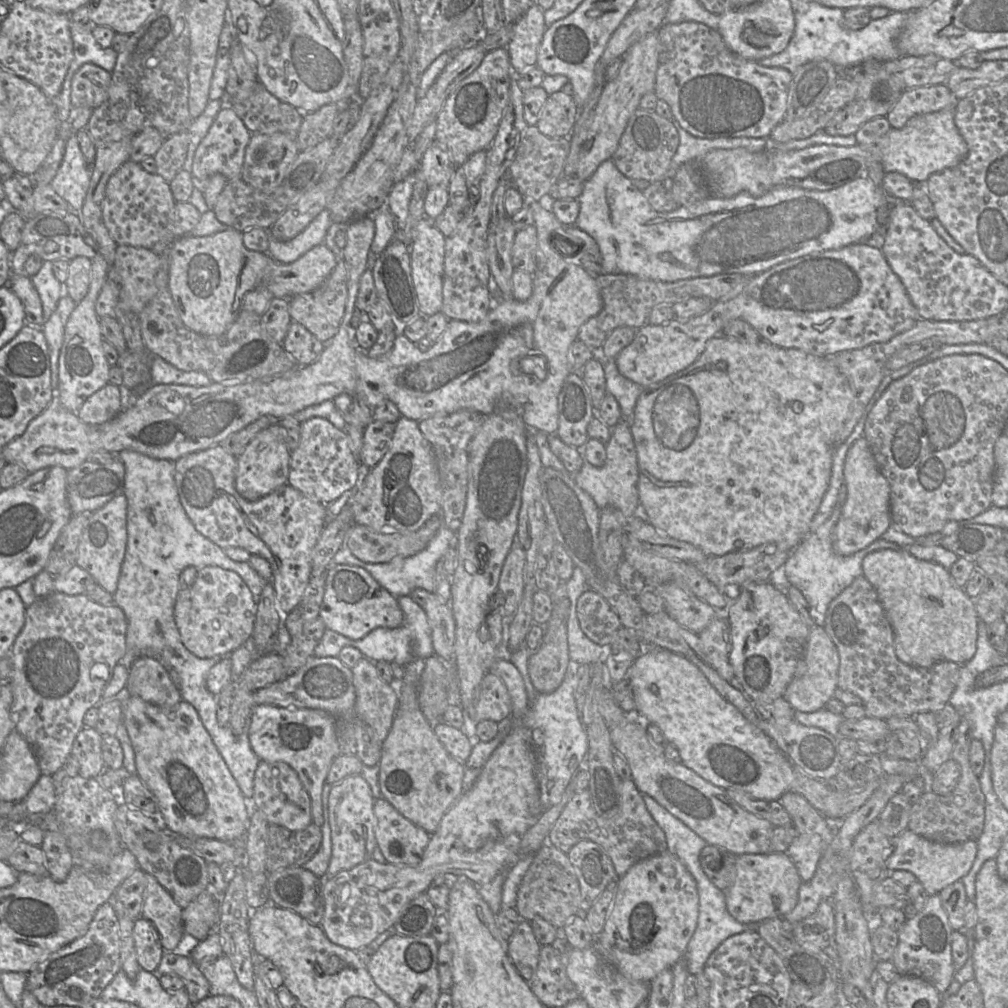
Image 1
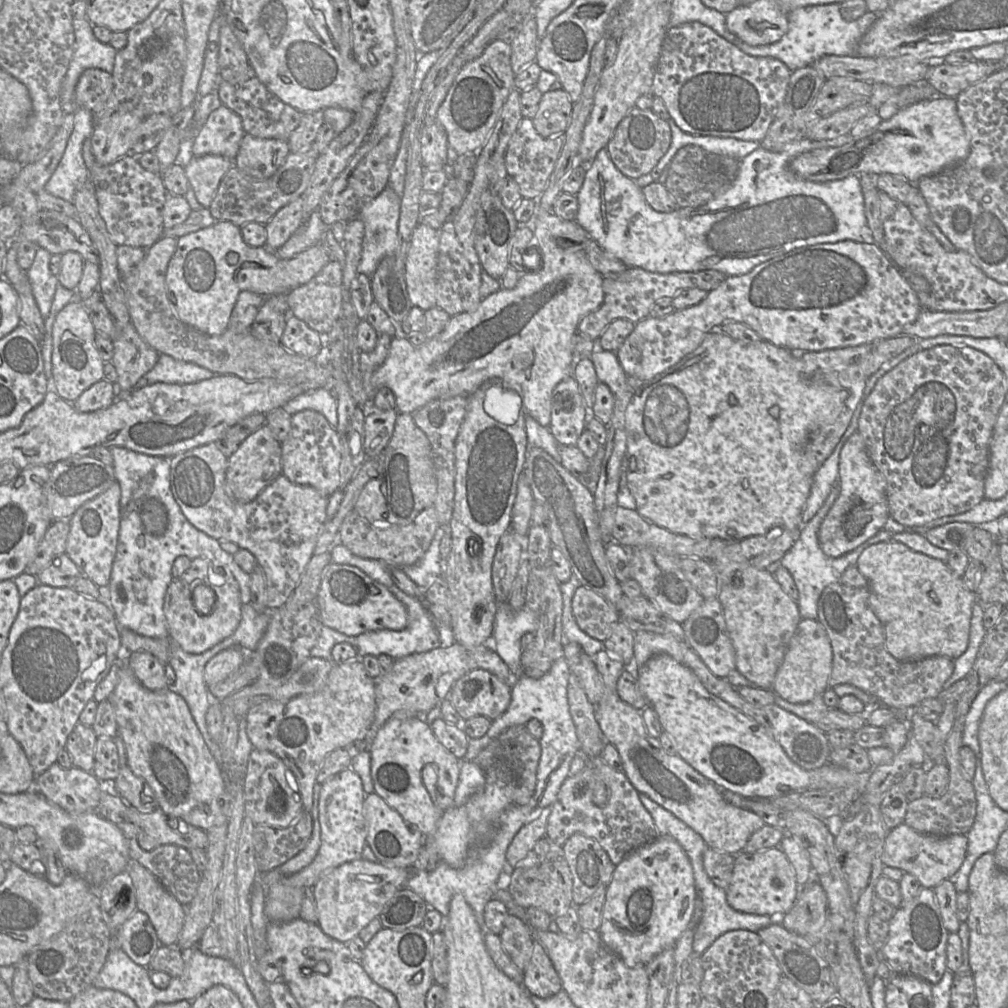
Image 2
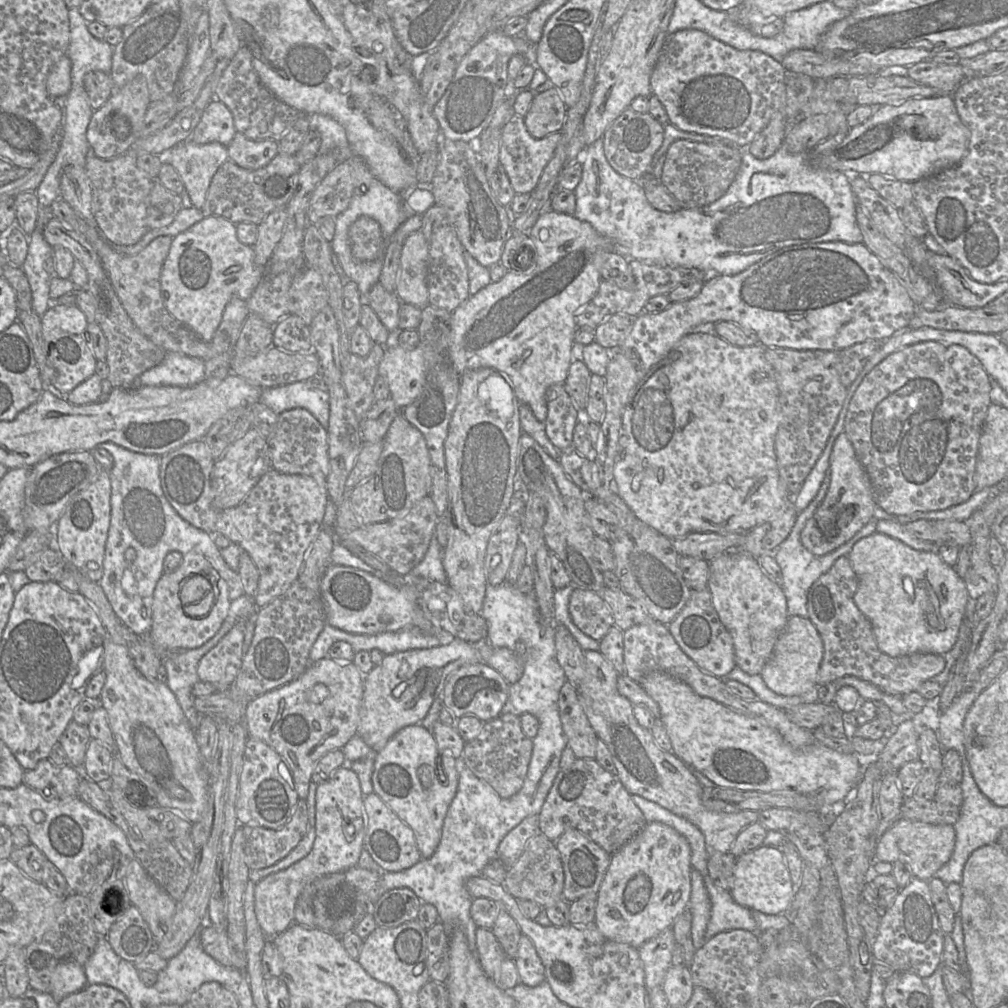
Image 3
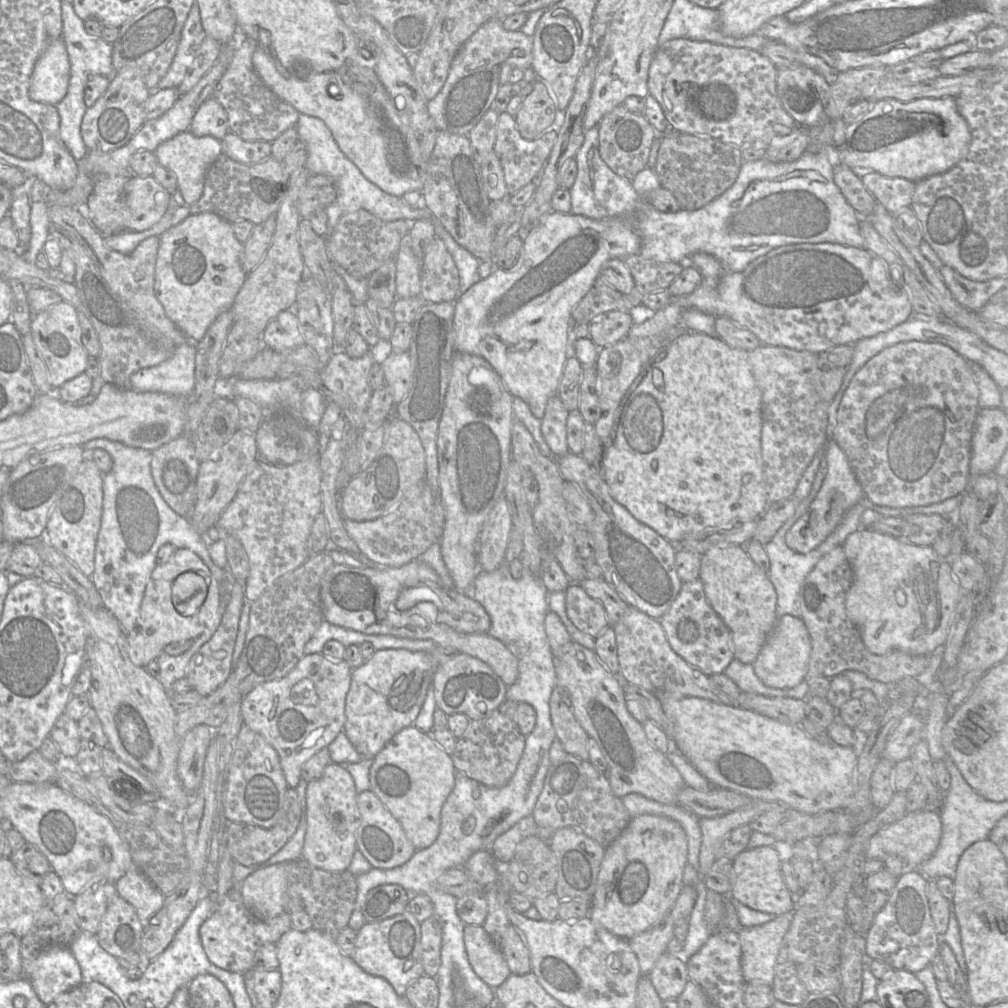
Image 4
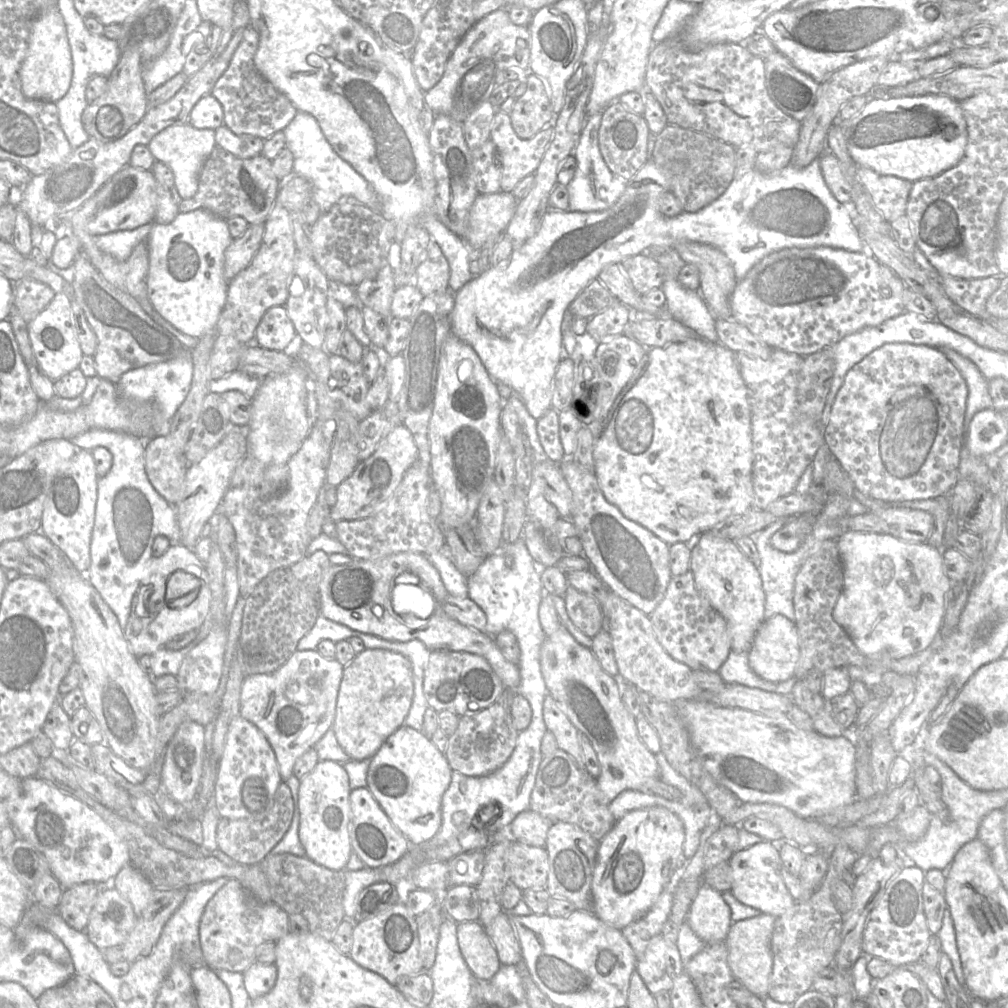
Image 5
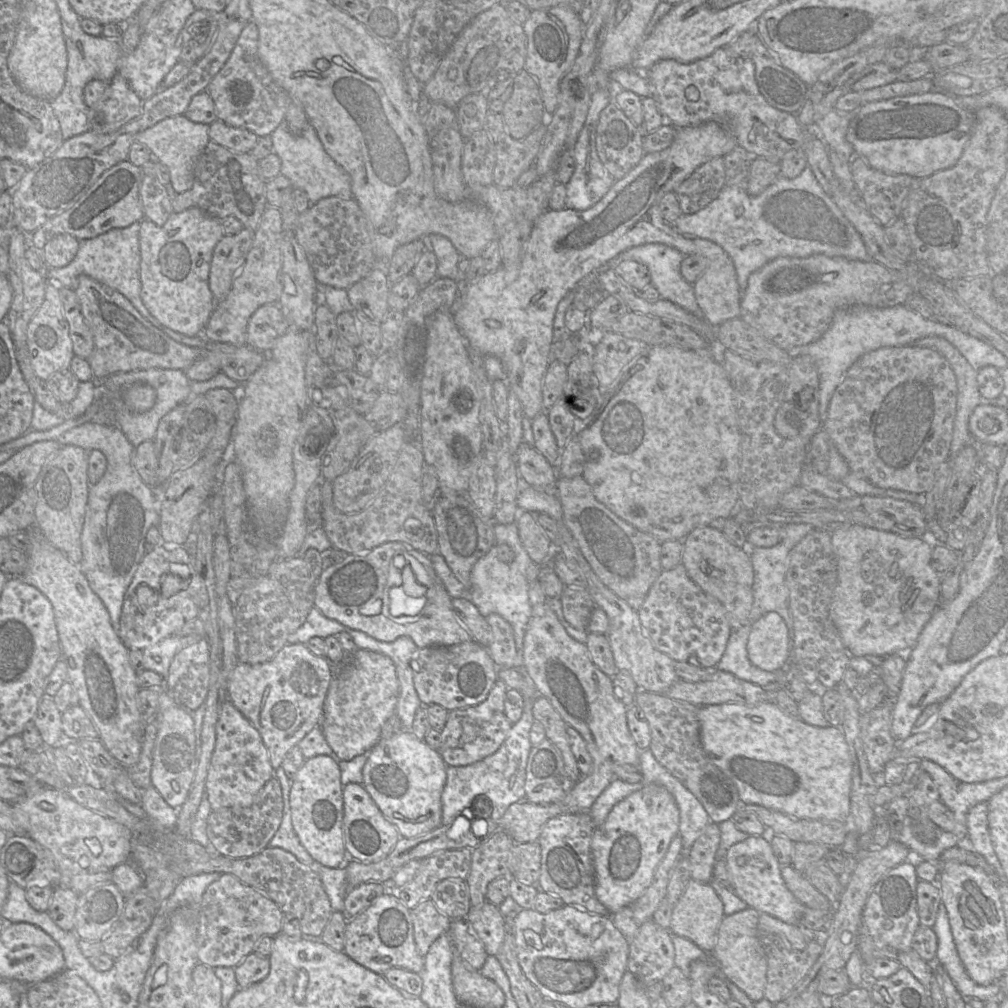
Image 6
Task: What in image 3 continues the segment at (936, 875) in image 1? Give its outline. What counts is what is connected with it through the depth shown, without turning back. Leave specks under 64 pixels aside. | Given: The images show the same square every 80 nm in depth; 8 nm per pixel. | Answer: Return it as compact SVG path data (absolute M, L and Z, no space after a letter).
M900 818L878 839L875 858L880 862L901 862L921 880L929 881L952 856L956 833L952 825L932 825Z

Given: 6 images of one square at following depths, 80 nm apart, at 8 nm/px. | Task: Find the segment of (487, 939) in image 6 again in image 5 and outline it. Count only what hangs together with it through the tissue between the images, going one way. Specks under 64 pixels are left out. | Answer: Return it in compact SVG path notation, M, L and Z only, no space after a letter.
M501 912L484 928L498 953L501 964L517 966L523 961L515 928L506 912Z

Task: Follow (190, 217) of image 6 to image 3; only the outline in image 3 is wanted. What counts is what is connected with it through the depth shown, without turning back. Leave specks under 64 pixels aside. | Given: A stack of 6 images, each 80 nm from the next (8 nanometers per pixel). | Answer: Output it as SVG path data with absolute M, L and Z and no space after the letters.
M205 216L173 237L160 275L163 303L177 321L210 342L228 303L234 297L247 300L259 284L264 267L255 262L252 246L238 240L236 224L223 217Z

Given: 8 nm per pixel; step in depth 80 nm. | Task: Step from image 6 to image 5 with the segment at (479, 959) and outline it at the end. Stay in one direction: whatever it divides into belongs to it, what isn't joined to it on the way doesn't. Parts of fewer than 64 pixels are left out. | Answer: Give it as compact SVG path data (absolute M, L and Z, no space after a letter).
M479 921L460 922L457 939L462 956L474 976L490 981L502 964L484 926Z

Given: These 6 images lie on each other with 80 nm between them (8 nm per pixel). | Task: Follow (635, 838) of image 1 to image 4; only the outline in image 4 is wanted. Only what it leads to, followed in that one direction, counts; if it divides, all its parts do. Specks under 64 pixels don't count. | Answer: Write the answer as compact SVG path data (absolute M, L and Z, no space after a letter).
M568 753L561 760L551 763L532 816L539 827L553 831L574 827L604 848L623 832L632 819L622 800L613 794L605 775L588 760Z

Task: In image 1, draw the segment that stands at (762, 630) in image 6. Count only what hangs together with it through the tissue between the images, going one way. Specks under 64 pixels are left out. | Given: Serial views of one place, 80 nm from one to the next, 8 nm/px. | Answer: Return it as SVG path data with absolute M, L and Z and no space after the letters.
M814 624L809 628L809 635L801 661L796 673L787 685L784 699L796 711L811 713L826 707L828 701L834 697L838 688L838 670L840 665L839 652L824 626Z

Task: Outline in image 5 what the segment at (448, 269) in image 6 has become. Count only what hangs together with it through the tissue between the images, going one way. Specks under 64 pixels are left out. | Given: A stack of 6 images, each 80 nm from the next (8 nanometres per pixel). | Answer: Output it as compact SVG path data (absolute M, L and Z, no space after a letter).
M424 214L417 220L441 248L450 267L449 289L456 293L473 275L470 272L472 250L451 232L434 214Z

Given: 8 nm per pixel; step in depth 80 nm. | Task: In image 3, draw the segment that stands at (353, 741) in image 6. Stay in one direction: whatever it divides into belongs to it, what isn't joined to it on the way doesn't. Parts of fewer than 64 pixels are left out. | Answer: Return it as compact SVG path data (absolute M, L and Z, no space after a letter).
M459 639L434 648L385 655L380 665L364 675L357 735L373 751L380 751L398 731L421 723L432 703L441 697L447 680L456 670L475 663L483 663L475 645Z

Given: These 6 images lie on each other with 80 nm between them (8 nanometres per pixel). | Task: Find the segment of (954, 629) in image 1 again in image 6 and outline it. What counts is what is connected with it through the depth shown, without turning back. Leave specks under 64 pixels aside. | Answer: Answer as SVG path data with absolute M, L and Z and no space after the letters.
M857 523L831 532L831 543L838 579L829 614L848 654L886 657L908 653L942 601L941 575L930 564L932 547L937 543L926 538L904 537Z

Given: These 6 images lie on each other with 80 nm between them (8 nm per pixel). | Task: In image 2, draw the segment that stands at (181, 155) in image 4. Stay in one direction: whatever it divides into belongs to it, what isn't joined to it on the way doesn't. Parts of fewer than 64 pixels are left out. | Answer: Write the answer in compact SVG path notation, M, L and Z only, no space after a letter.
M208 154L193 156L184 166L189 185L204 208L211 205L222 178L233 164L224 156Z

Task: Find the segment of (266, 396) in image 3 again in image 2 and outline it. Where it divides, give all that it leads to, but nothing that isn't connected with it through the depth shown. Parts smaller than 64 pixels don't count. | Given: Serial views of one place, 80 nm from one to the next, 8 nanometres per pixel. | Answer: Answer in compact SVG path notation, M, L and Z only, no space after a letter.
M317 388L289 400L283 407L293 415L302 410L314 410L322 414L332 427L338 423L337 401L327 388Z

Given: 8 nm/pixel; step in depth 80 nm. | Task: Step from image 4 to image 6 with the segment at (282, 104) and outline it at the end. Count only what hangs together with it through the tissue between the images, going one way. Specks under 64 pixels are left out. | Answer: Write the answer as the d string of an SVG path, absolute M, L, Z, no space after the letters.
M254 21L248 22L229 58L210 81L207 92L214 101L218 119L230 126L247 129L258 137L265 137L283 122L290 96L274 81L260 61L257 55L258 39L256 24Z

